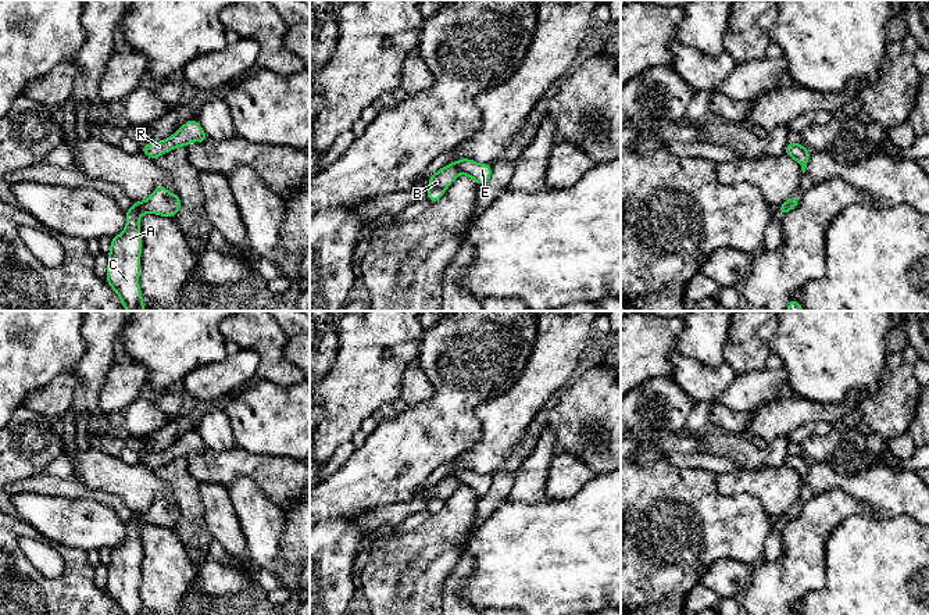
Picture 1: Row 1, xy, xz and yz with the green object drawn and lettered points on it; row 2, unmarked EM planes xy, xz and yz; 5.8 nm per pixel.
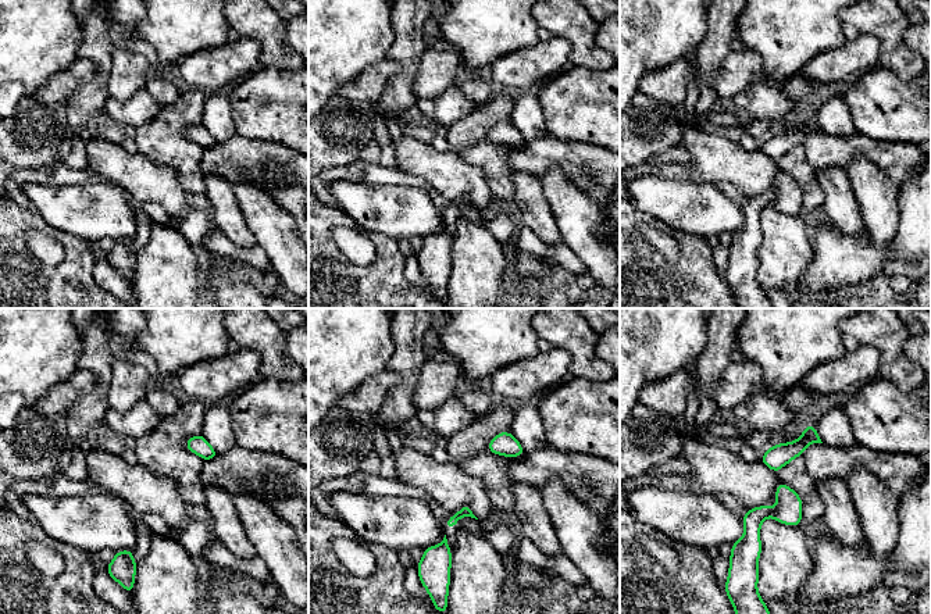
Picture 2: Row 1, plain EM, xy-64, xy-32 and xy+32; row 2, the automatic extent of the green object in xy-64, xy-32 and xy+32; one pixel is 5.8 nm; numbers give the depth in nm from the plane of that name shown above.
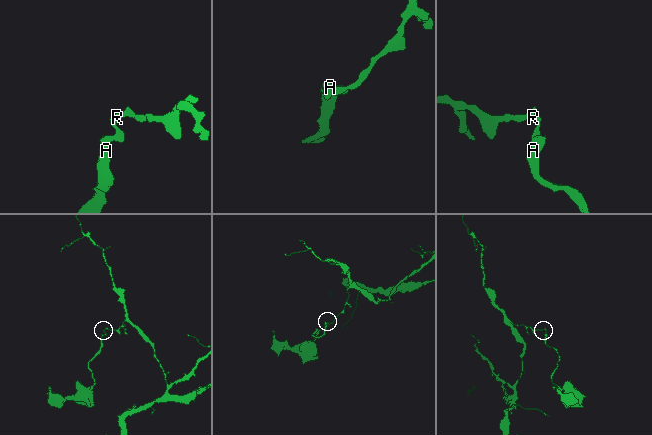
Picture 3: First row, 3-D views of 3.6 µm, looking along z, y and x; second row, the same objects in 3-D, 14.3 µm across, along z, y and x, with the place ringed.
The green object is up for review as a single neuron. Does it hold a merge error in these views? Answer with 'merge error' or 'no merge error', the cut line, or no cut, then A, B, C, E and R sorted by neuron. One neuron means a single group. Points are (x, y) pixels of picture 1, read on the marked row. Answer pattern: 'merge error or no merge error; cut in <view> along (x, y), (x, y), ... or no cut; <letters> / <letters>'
merge error; cut in xy along (145, 201), (138, 217); A B C / E R

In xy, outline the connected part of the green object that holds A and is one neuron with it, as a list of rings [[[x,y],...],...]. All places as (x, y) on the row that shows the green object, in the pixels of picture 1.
[[[133,201],[125,211],[126,228],[111,239],[107,268],[107,285],[112,287],[128,311],[146,311],[139,287],[142,239],[139,210],[144,201]]]

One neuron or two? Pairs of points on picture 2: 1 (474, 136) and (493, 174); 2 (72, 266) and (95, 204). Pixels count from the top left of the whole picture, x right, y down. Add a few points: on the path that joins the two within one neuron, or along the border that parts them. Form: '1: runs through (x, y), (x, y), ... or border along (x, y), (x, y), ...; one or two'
1: runs through (475, 146), (493, 164); one
2: border along (52, 227), (79, 236), (88, 243); two

